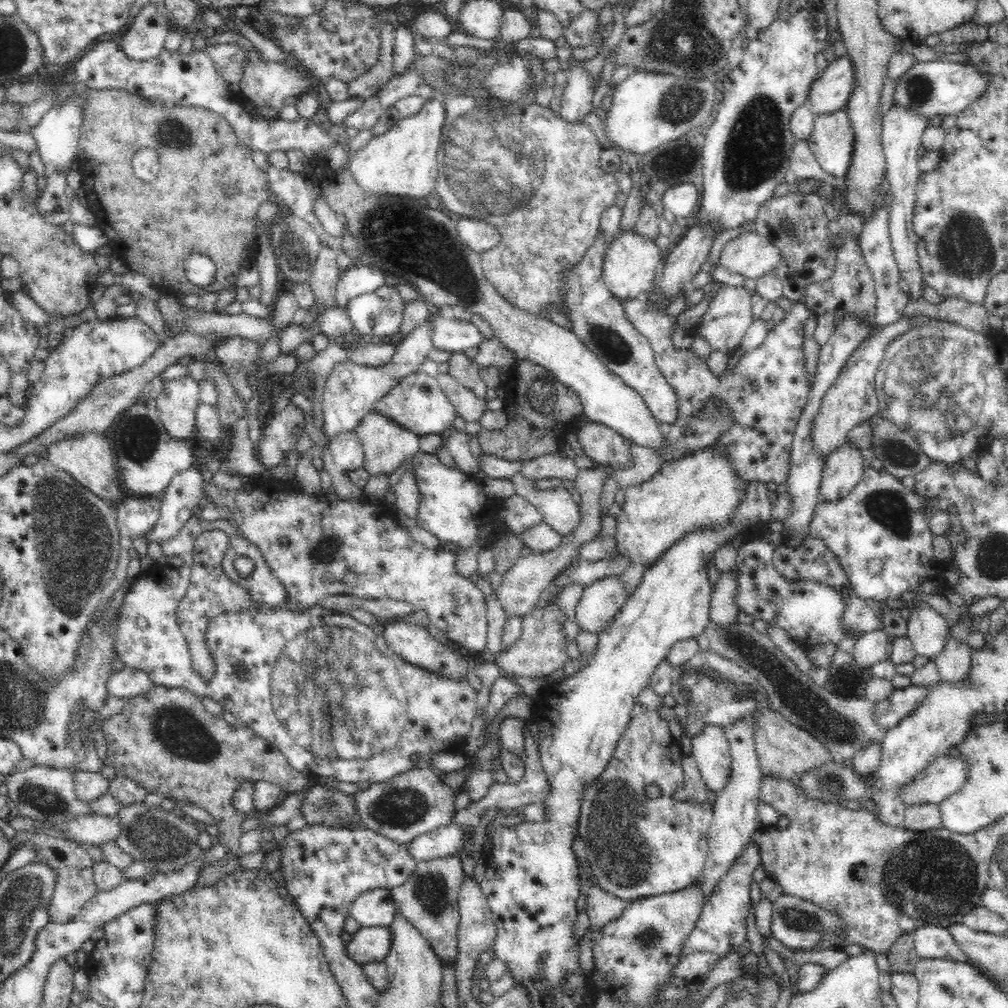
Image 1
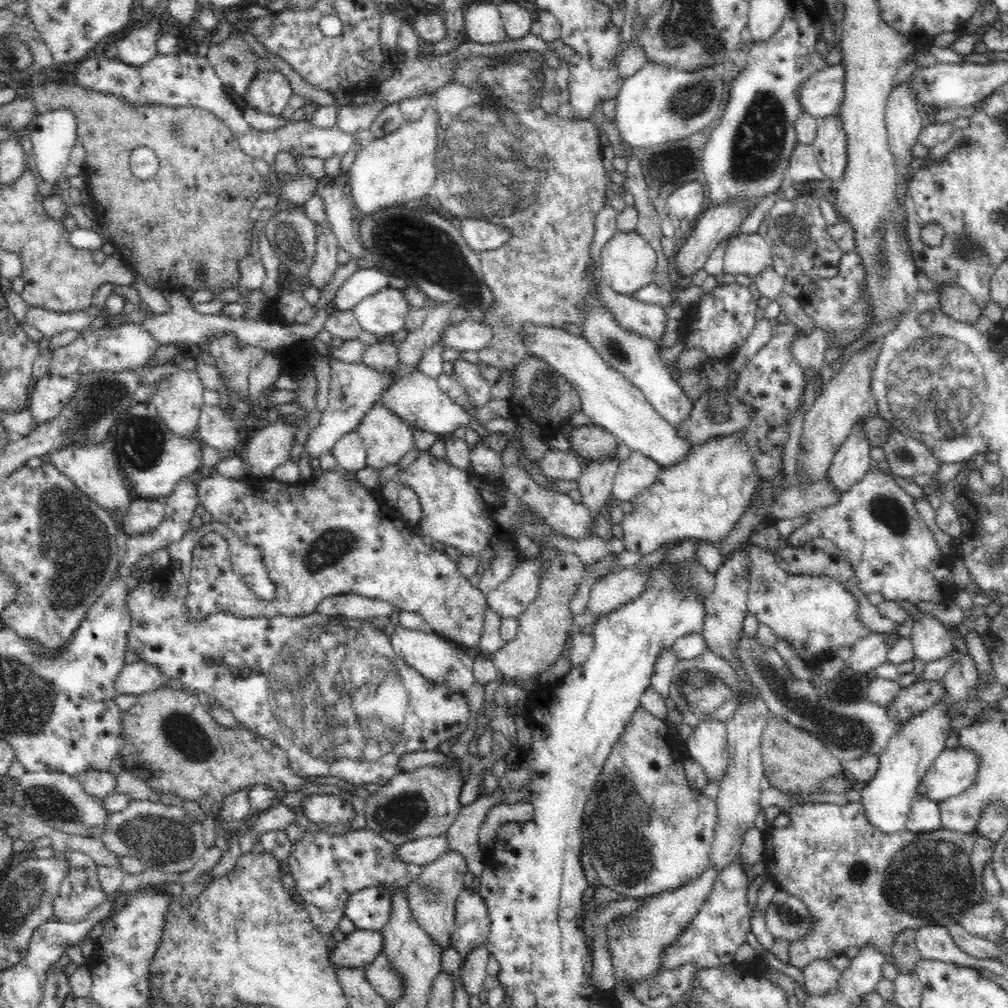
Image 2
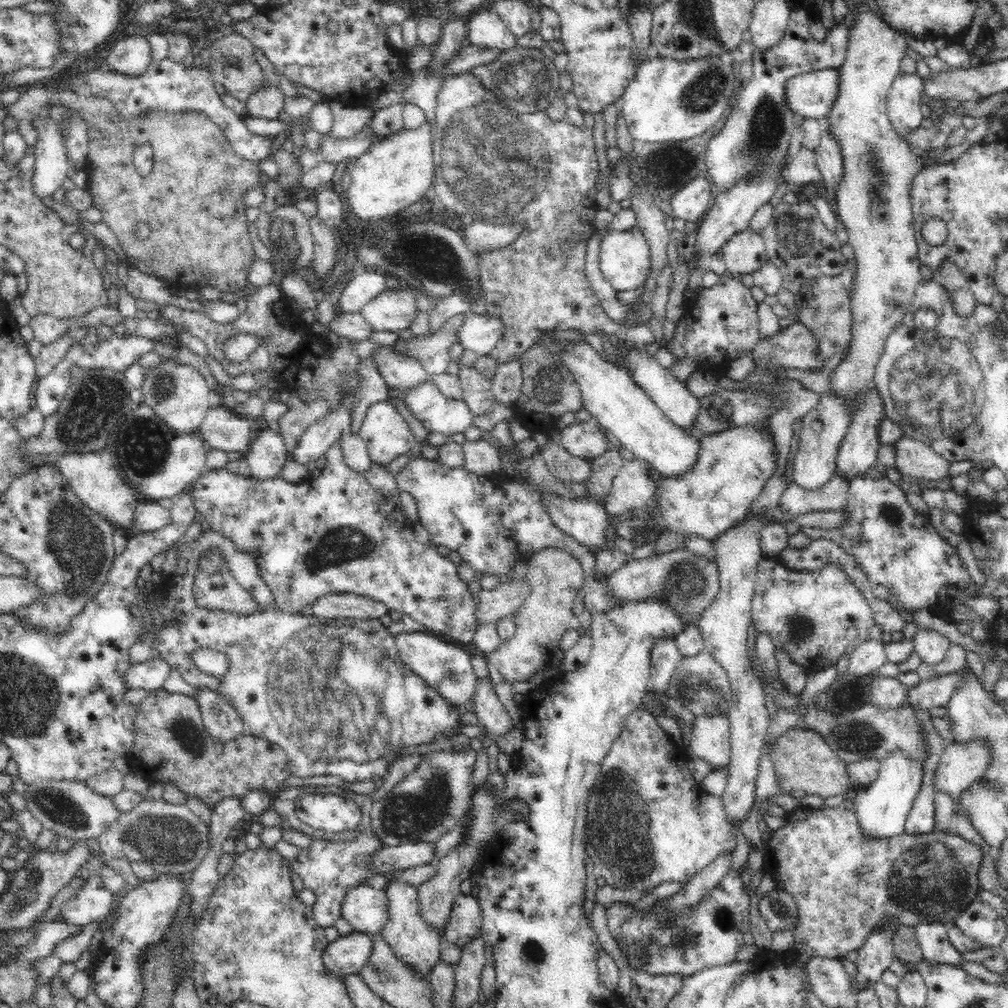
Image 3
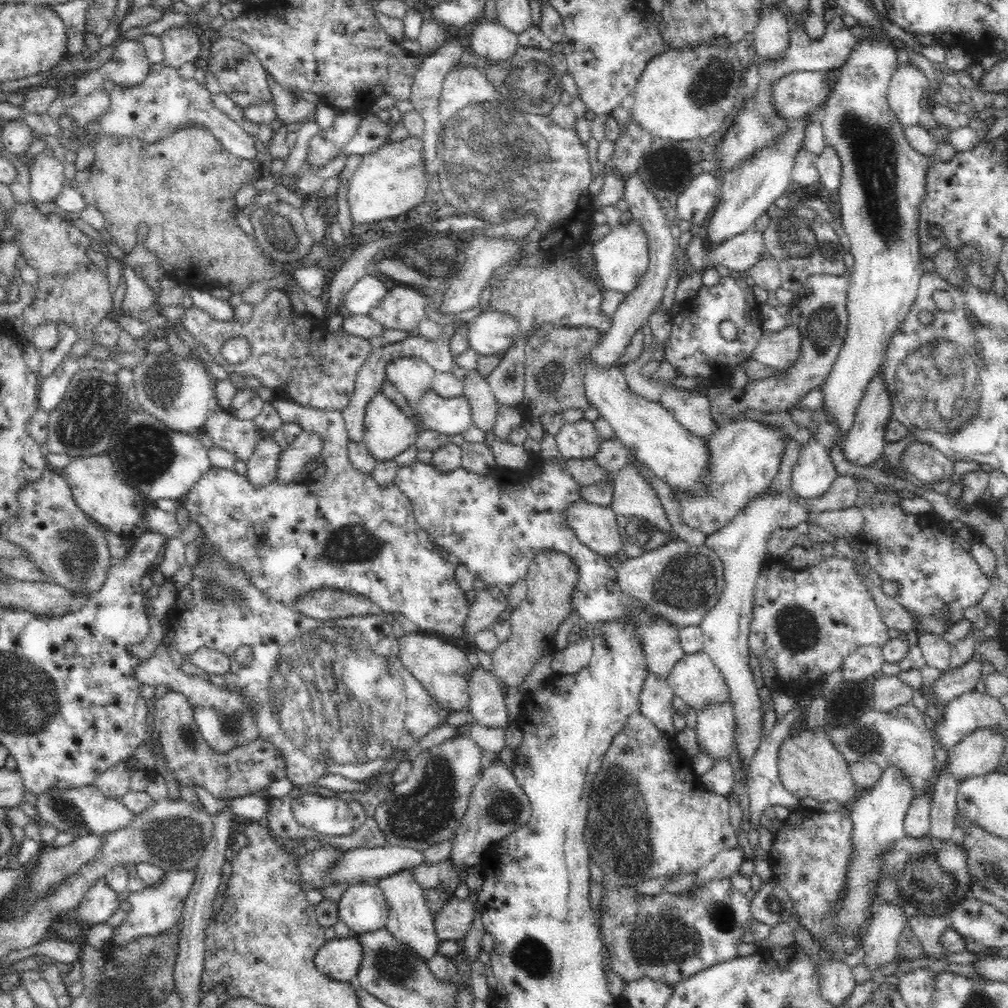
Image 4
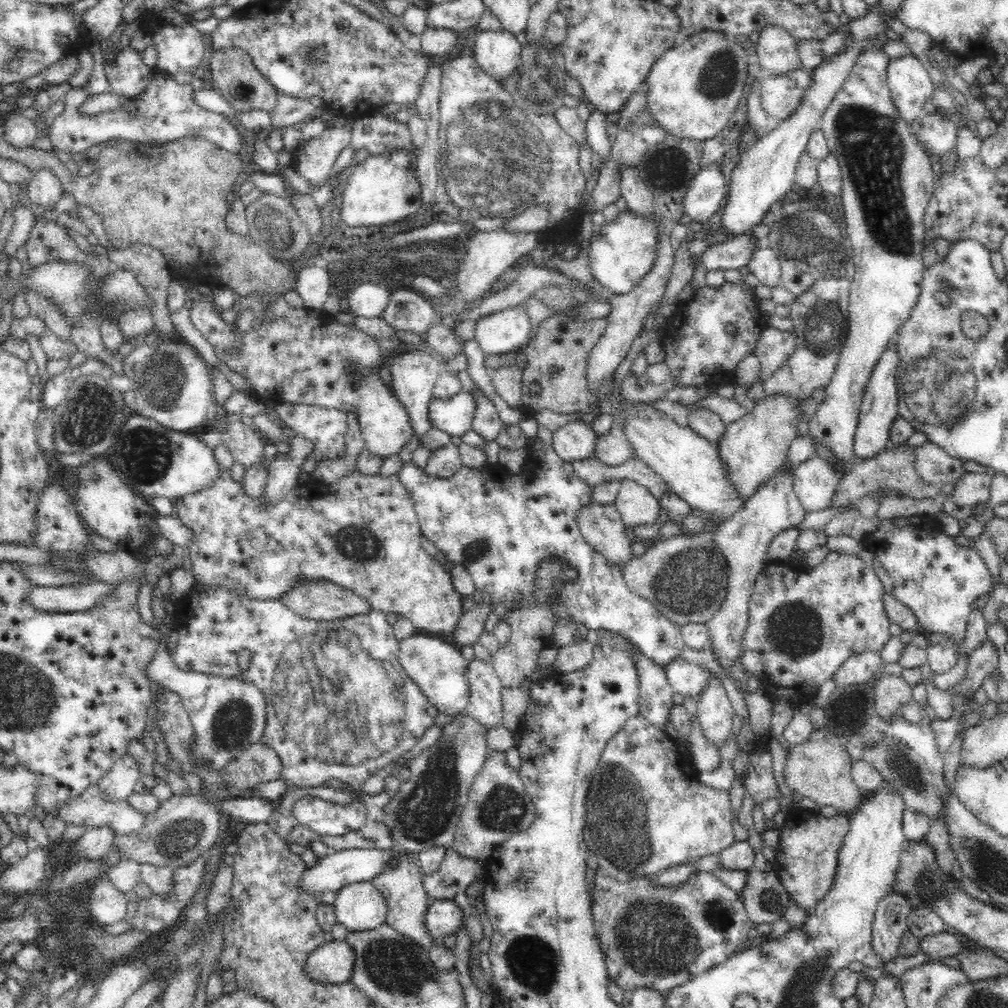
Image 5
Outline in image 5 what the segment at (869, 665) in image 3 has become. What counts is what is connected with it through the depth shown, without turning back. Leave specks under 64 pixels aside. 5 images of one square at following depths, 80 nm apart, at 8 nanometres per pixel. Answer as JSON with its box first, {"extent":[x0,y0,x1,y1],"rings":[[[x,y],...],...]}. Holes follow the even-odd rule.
{"extent":[832,651,884,689],"rings":[[[864,651],[851,656],[832,676],[834,688],[840,689],[867,682],[878,670],[882,670],[883,665],[884,662],[879,652]]]}

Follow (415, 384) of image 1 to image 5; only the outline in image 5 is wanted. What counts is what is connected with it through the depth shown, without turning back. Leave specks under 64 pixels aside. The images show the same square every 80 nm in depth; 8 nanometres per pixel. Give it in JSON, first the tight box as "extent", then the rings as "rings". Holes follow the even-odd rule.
{"extent":[428,389,476,438],"rings":[[[462,389],[450,398],[433,398],[428,410],[433,427],[447,432],[450,437],[461,438],[472,429],[476,401],[473,393]]]}

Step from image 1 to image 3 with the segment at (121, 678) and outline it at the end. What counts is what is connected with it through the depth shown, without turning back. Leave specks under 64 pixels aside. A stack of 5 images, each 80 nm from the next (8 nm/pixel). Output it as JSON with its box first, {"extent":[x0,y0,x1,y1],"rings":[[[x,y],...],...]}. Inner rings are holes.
{"extent":[125,656,172,691],"rings":[[[152,656],[141,663],[132,663],[131,668],[125,674],[125,682],[128,688],[144,688],[155,691],[164,684],[172,672],[169,662],[161,656]]]}

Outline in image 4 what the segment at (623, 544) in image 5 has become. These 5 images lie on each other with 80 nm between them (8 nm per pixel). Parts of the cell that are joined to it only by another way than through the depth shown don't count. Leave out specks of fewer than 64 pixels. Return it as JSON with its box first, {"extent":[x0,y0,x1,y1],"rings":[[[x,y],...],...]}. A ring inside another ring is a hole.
{"extent":[566,500,624,559],"rings":[[[578,500],[568,508],[566,521],[580,542],[596,554],[610,559],[623,553],[624,540],[612,506],[599,506]]]}

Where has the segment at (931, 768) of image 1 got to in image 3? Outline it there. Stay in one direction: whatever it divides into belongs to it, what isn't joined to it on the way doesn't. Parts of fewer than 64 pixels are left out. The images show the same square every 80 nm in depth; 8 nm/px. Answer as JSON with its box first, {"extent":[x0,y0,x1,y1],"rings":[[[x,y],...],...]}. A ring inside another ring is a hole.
{"extent":[935,738,993,801],"rings":[[[986,738],[950,743],[941,753],[935,772],[935,790],[945,790],[956,801],[970,782],[982,778],[993,761]]]}

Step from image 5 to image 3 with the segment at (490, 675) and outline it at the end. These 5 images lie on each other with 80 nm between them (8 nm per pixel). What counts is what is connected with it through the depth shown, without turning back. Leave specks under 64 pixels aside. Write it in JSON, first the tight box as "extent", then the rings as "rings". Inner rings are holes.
{"extent":[472,677,513,738],"rings":[[[489,677],[476,678],[472,706],[478,722],[493,738],[506,734],[513,728],[510,713],[499,698]]]}

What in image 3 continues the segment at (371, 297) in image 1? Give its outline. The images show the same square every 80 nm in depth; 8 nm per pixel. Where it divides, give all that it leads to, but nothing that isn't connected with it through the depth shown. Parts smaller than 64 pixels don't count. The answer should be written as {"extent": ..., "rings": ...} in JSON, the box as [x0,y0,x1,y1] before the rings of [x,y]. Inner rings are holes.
{"extent":[361,288,420,331],"rings":[[[387,288],[361,308],[361,315],[374,331],[406,330],[420,312],[412,288]]]}

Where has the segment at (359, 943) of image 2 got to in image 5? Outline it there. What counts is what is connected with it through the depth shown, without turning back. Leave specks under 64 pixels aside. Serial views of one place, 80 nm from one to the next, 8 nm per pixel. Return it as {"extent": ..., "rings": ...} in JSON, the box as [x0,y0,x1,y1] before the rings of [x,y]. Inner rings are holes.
{"extent":[303,940,353,985],"rings":[[[345,940],[325,942],[308,956],[303,973],[317,984],[342,985],[351,980],[353,963],[352,948]]]}

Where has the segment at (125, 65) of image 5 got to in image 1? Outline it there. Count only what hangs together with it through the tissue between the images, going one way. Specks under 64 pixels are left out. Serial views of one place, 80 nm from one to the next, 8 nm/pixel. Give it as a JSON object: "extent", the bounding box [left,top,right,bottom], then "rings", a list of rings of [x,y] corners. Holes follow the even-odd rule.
{"extent":[119,4,169,60],"rings":[[[146,4],[133,18],[130,28],[122,36],[119,48],[132,60],[156,58],[164,49],[169,25],[153,4]]]}

